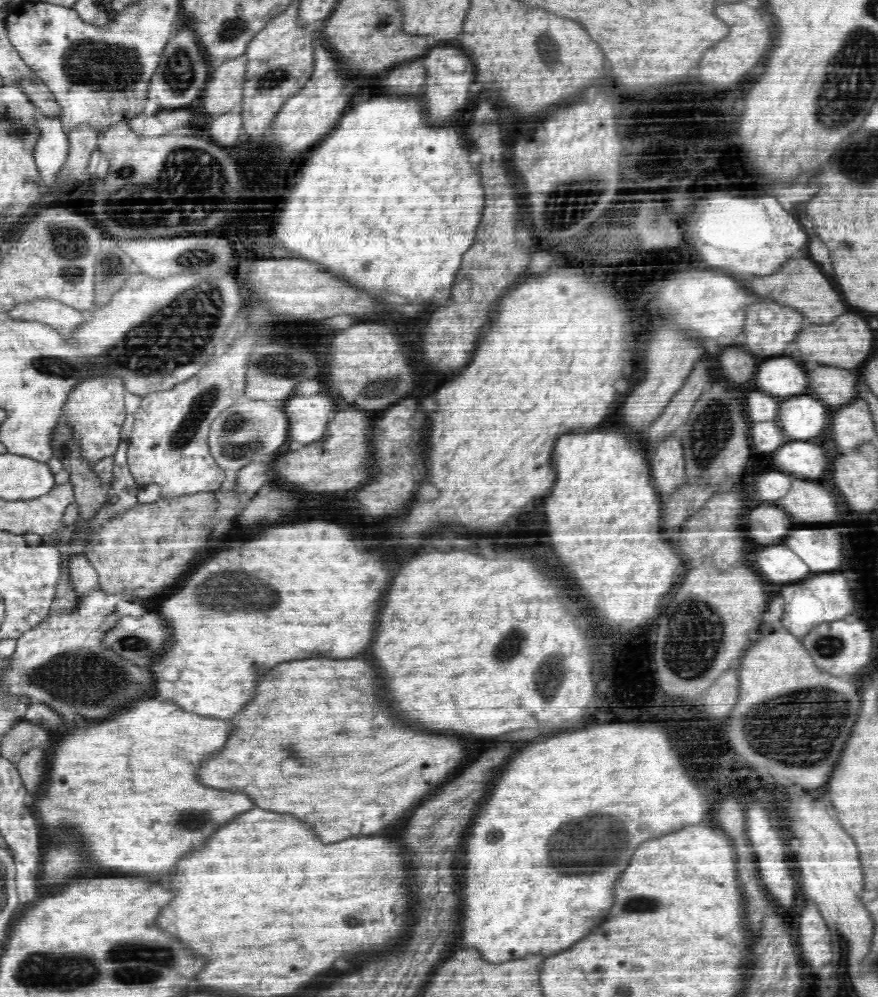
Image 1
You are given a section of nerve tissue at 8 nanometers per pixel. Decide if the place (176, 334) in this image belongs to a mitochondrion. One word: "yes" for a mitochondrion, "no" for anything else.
yes

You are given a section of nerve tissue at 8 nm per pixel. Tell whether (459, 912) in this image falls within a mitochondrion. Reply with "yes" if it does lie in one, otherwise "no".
no

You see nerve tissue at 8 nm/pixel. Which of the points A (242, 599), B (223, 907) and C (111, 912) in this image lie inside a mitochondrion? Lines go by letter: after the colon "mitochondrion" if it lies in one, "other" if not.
A: mitochondrion
B: other
C: other

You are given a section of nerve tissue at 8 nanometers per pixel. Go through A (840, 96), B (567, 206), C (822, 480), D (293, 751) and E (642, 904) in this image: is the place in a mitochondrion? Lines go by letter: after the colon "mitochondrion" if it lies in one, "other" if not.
A: mitochondrion
B: mitochondrion
C: other
D: mitochondrion
E: mitochondrion

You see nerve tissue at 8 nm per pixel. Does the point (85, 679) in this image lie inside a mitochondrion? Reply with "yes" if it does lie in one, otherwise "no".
yes

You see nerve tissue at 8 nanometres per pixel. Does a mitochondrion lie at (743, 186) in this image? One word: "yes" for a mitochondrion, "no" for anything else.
no

